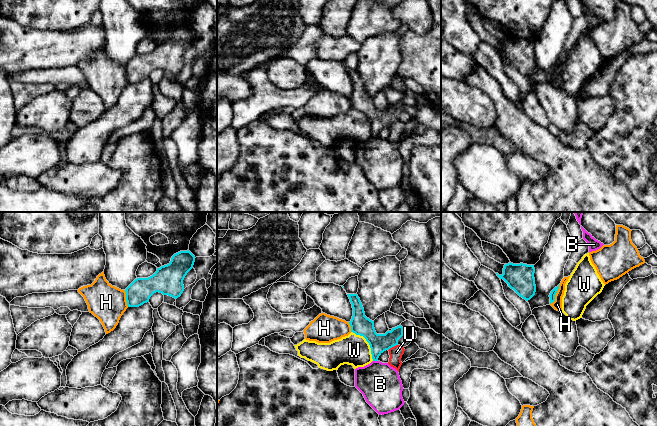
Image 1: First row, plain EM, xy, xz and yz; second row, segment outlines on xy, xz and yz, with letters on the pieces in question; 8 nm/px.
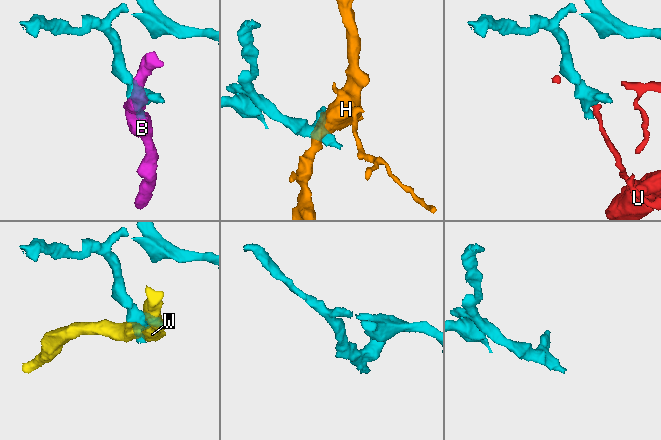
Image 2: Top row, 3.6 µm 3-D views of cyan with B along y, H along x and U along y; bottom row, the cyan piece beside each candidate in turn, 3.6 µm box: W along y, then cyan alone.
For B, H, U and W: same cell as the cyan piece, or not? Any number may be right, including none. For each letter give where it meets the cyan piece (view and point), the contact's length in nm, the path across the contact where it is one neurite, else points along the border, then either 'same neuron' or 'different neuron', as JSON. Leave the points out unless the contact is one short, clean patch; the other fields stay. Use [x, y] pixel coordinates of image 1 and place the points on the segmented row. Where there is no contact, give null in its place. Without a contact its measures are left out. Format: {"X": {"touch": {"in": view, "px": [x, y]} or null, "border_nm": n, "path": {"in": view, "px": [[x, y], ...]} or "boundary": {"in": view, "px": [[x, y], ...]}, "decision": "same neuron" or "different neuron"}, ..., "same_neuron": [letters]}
{"B": {"touch": {"in": "xz", "px": [375, 360]}, "border_nm": 40, "boundary": {"in": "xz", "px": [[373, 360], [377, 361]]}, "decision": "different neuron"}, "H": {"touch": {"in": "yz", "px": [555, 294]}, "border_nm": 190, "boundary": {"in": "yz", "px": [[560, 284], [555, 299], [550, 304]]}, "decision": "different neuron"}, "U": {"touch": {"in": "xz", "px": [392, 346]}, "border_nm": 90, "boundary": {"in": "xz", "px": [[397, 344], [388, 350]]}, "decision": "different neuron"}, "W": {"touch": {"in": "xz", "px": [368, 342]}, "border_nm": 300, "boundary": {"in": "xz", "px": [[351, 331], [365, 339], [369, 345], [373, 360]]}, "decision": "different neuron"}, "same_neuron": []}

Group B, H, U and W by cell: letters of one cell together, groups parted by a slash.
B / H / U / W

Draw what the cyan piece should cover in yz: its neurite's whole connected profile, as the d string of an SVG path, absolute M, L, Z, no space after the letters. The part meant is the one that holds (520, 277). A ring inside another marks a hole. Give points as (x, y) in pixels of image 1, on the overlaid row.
M513 264L504 265L503 274L497 276L503 279L508 286L526 301L530 300L536 292L534 265Z

